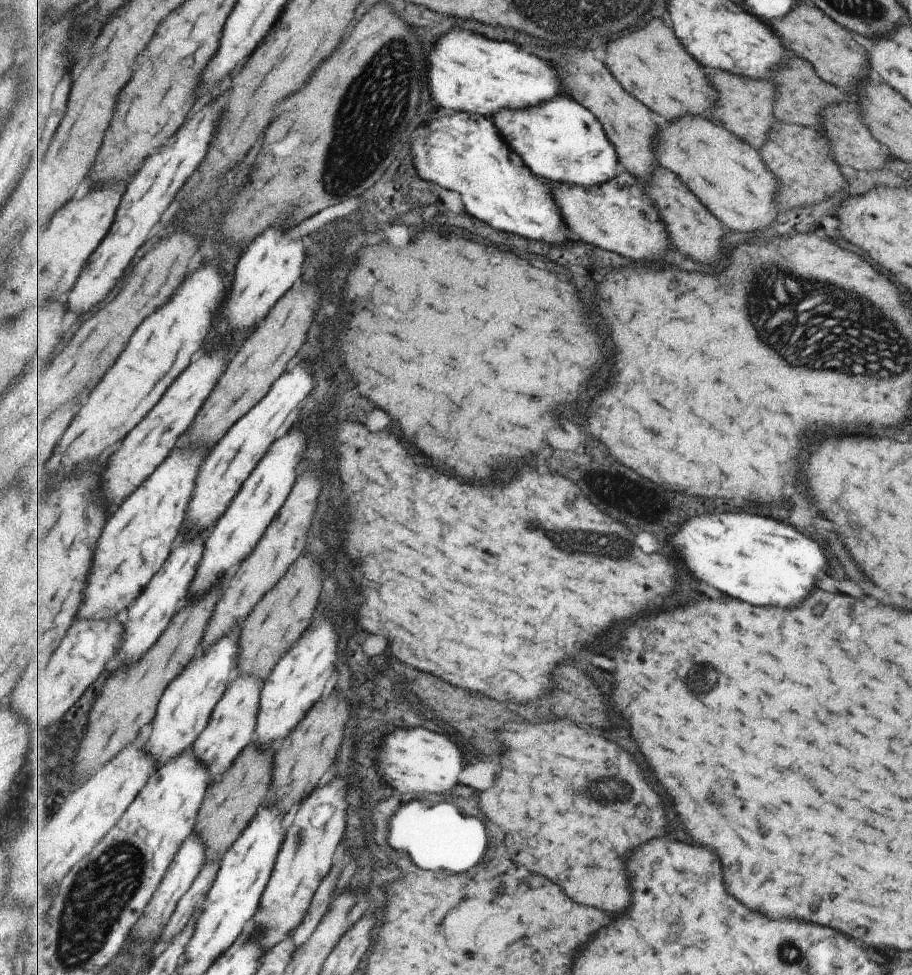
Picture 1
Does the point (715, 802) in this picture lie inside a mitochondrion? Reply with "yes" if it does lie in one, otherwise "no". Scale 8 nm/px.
yes

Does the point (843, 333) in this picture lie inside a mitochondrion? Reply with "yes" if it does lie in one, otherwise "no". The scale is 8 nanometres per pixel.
yes

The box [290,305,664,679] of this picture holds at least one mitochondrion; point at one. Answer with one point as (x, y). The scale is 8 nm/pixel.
(560, 538)

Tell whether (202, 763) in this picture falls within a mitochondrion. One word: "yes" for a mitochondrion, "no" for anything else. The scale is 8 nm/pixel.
no

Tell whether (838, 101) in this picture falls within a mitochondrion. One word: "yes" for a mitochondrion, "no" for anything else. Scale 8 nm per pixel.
no

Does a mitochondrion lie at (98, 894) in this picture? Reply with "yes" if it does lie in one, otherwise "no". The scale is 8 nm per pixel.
yes

